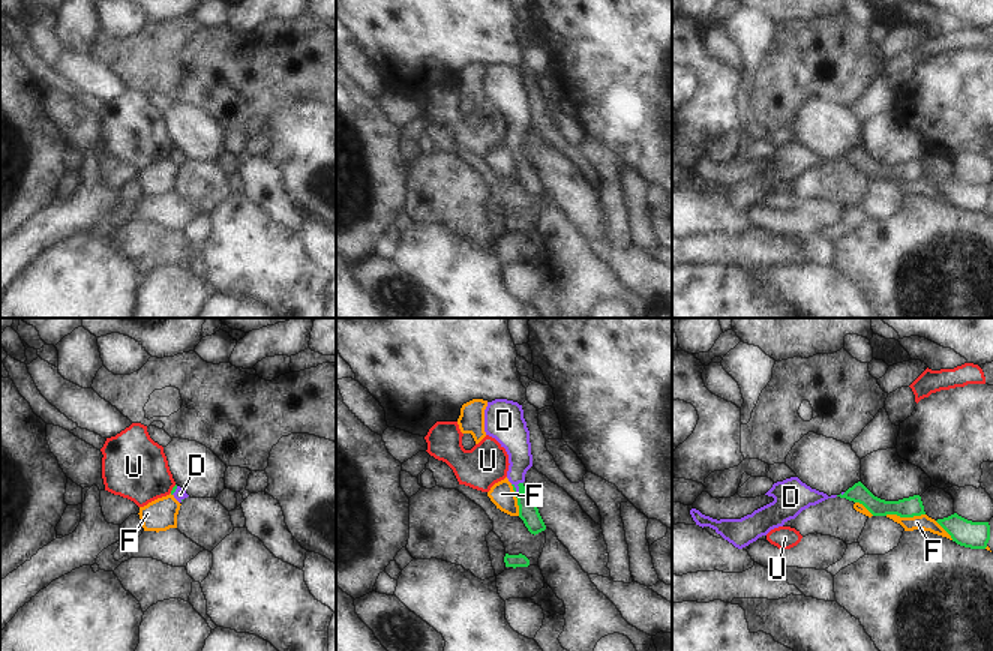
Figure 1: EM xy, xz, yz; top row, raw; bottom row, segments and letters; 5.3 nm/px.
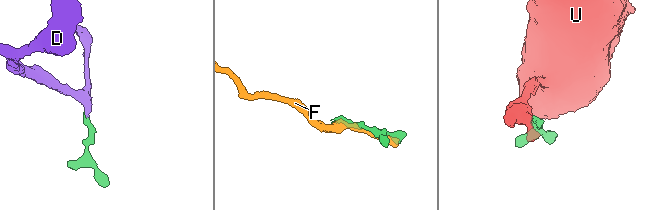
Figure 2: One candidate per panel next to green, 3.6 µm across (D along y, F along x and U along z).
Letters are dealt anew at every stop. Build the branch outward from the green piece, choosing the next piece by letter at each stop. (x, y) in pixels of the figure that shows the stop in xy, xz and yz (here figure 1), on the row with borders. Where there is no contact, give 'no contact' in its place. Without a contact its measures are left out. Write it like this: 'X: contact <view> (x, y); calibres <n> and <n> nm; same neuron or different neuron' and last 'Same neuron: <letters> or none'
D: contact xz (518, 485); calibres 110 and 160 nm; same neuron
F: contact yz (905, 516); calibres 110 and 80 nm; different neuron
U: contact xy (173, 489); calibres 20 and 340 nm; different neuron
Same neuron: D

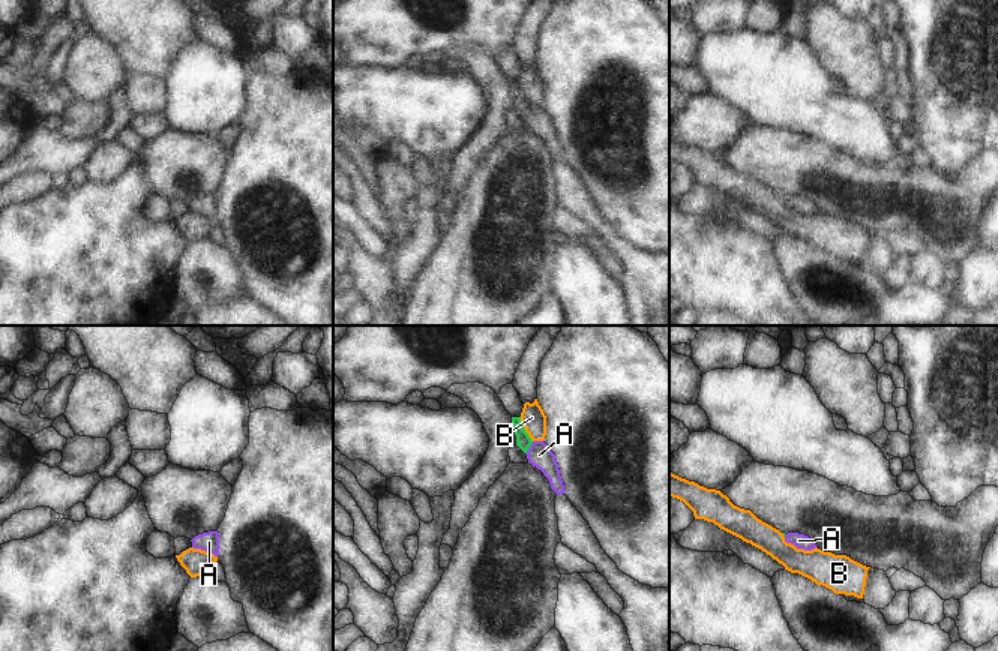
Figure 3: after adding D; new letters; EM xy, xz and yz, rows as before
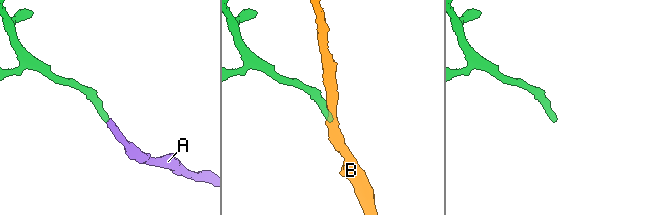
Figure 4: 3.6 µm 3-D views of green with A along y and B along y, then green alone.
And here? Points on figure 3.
A: contact xz (529, 447); calibres 80 and 120 nm; same neuron
B: contact xz (524, 429); calibres 80 and 140 nm; different neuron
Same neuron: A

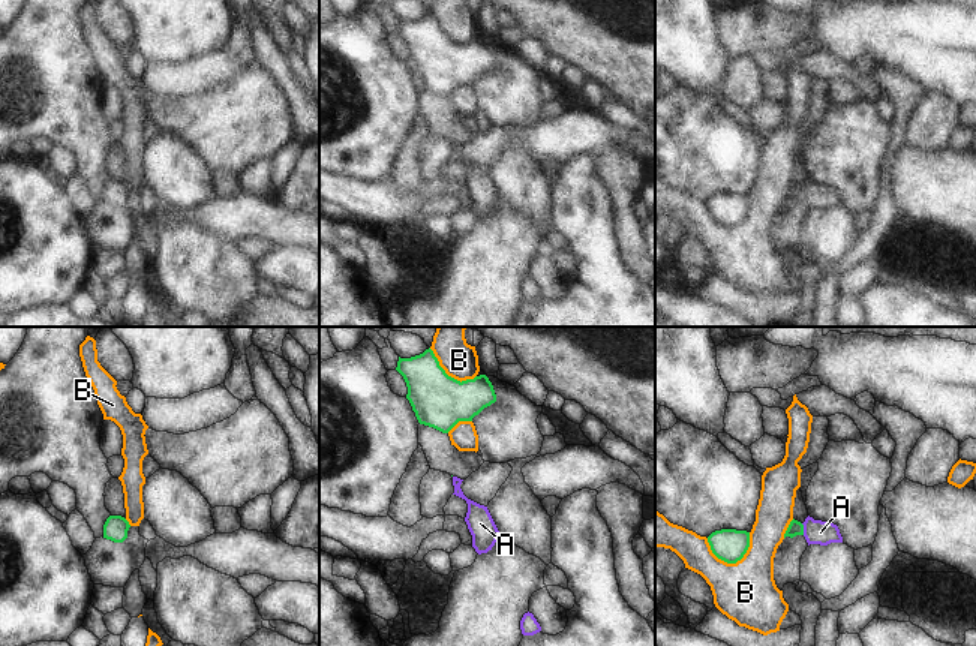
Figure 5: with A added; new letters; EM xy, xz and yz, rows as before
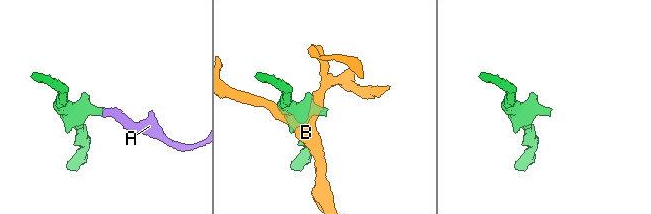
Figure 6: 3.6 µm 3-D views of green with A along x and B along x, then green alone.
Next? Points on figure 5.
A: contact yz (802, 529); calibres 80 and 130 nm; same neuron
B: contact yz (726, 561); calibres 180 and 320 nm; different neuron
Same neuron: A

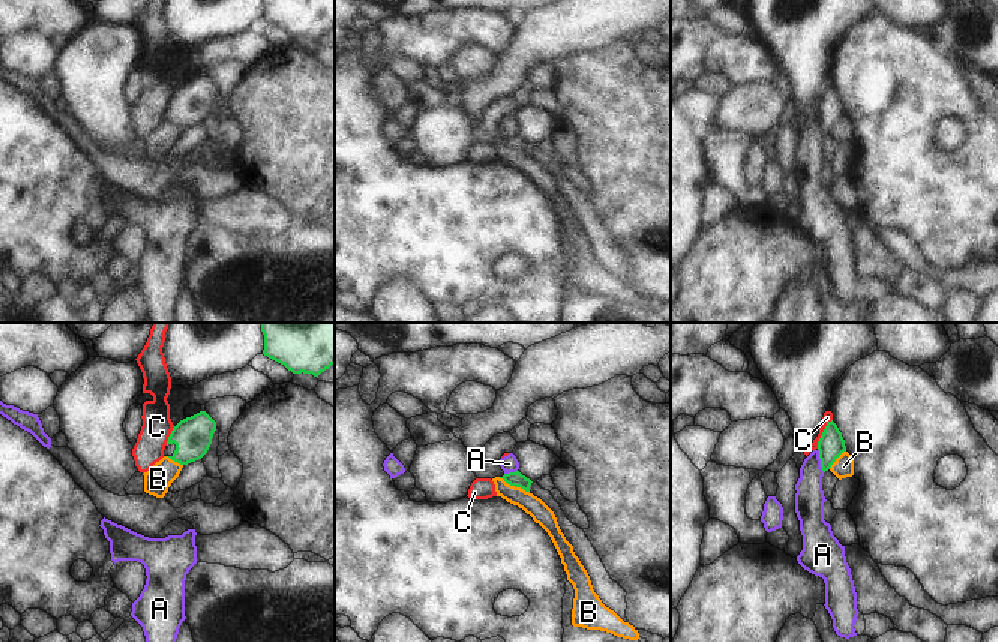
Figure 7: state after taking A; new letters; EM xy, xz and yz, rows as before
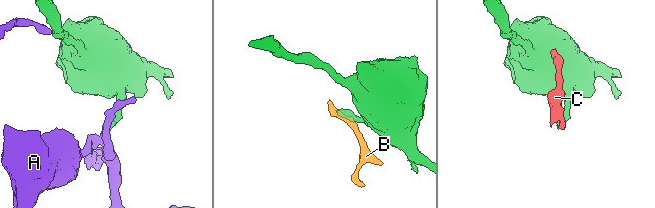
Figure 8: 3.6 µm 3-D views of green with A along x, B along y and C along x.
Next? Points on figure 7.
A: contact yz (821, 461); calibres 140 and 160 nm; different neuron
B: contact xz (514, 485); calibres 80 and 110 nm; different neuron
C: contact yz (823, 434); calibres 140 and 50 nm; different neuron
Same neuron: none

